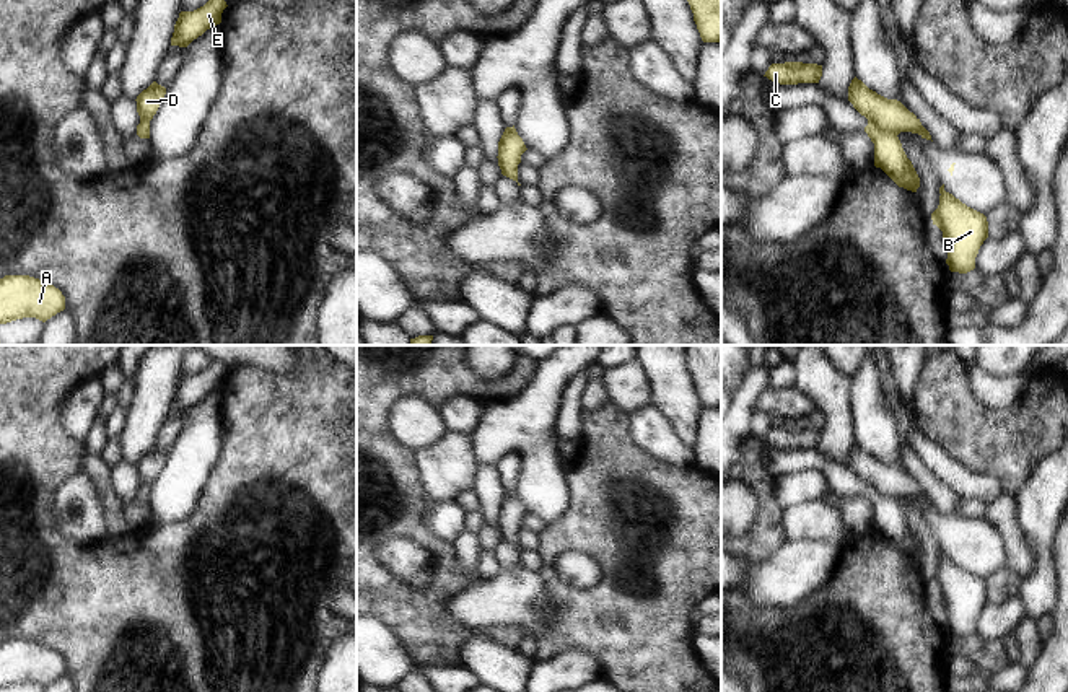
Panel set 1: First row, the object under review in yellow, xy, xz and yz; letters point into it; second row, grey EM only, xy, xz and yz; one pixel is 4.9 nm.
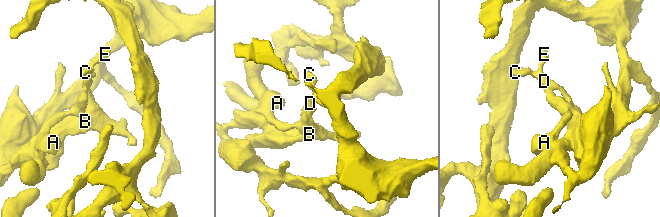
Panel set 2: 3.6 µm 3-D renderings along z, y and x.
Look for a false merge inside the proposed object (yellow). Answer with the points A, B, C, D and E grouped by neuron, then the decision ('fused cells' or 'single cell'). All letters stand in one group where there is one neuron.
A / B C D E; fused cells

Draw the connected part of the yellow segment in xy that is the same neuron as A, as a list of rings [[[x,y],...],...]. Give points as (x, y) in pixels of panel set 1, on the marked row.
[[[29,275],[0,278],[0,324],[23,318],[42,322],[65,309],[65,296],[59,288]]]

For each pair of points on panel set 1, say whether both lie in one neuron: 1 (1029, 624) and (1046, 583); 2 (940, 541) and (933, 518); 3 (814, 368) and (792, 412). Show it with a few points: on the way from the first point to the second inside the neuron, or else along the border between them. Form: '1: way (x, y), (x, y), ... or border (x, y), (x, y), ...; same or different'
1: border (1028, 616), (1037, 621); different
2: border (914, 500), (920, 505), (925, 520), (946, 536); different
3: border (795, 388), (816, 407); different

